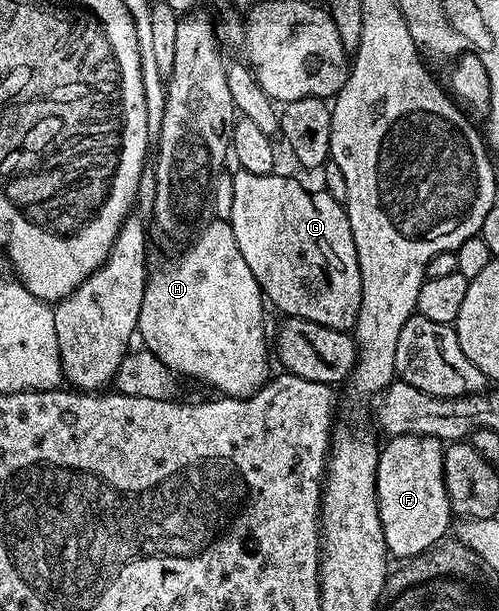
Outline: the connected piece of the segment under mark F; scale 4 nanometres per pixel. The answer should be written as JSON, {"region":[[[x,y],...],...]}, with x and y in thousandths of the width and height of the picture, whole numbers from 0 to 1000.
{"region":[[[786,714],[772,723],[758,743],[754,802],[774,900],[784,912],[830,912],[856,902],[906,864],[890,789],[890,727],[864,714]]]}

